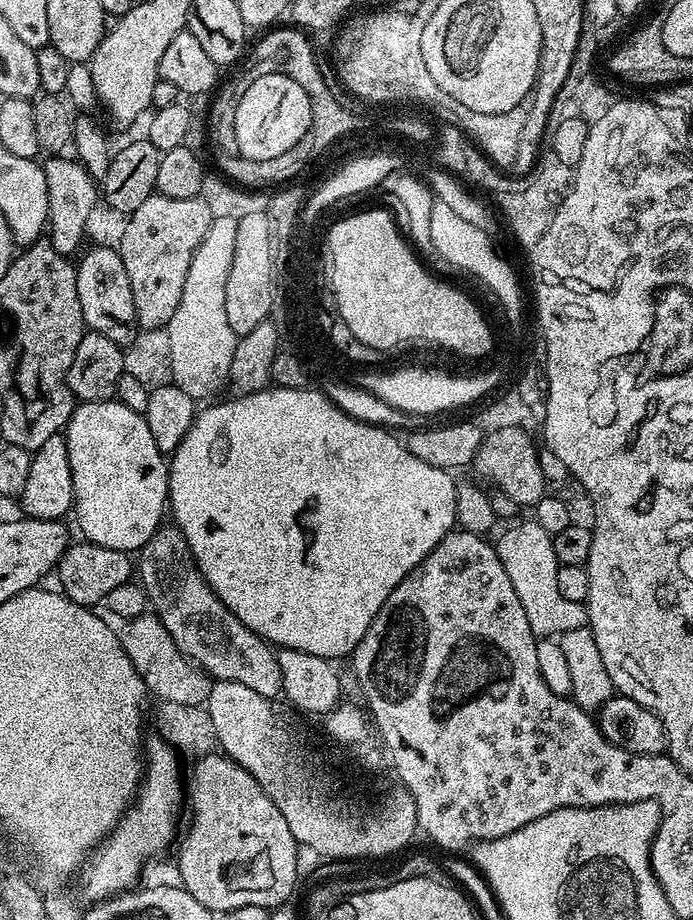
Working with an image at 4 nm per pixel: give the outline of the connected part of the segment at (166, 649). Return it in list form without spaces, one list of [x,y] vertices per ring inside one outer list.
[[[104,604],[93,605],[91,609],[95,617],[101,619],[122,643],[127,657],[138,670],[145,689],[151,695],[153,693],[160,698],[159,701],[165,703],[172,702],[198,707],[203,707],[207,703],[214,683],[212,678],[182,655],[177,643],[171,638],[170,632],[166,630],[166,626],[155,616],[155,613],[145,612],[141,616],[130,619],[106,608]]]

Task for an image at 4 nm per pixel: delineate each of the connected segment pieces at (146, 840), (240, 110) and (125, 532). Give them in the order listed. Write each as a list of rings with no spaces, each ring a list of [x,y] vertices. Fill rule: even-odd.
[[[163,738],[149,739],[146,744],[146,775],[141,779],[140,787],[134,797],[134,802],[129,804],[120,821],[117,822],[112,833],[96,845],[90,853],[92,869],[84,880],[84,888],[88,891],[89,901],[97,902],[114,897],[121,892],[127,892],[137,887],[136,879],[144,868],[144,863],[151,856],[160,856],[168,847],[173,847],[177,839],[176,819],[180,816],[180,803],[186,800],[186,784],[180,781],[180,760],[176,748],[172,747]]]
[[[271,72],[256,77],[254,82],[250,82],[250,90],[242,94],[242,102],[238,102],[234,114],[234,138],[238,142],[238,150],[247,160],[266,162],[298,146],[302,136],[311,129],[311,120],[311,98],[307,94],[305,85],[287,76],[285,72]]]
[[[118,399],[85,400],[77,403],[64,429],[64,441],[70,458],[70,478],[74,482],[74,517],[80,523],[80,532],[85,541],[110,550],[139,553],[146,542],[161,527],[168,508],[168,465],[158,450],[143,415]]]

